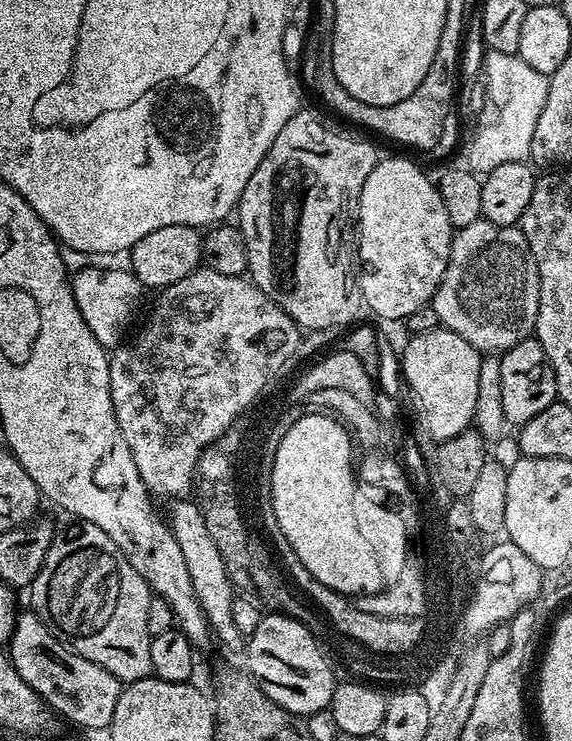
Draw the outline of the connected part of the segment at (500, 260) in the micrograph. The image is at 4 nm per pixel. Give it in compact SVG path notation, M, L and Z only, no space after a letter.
M483 218L459 229L453 235L448 265L444 277L440 279L440 287L436 290L434 300L438 305L441 325L466 338L466 342L476 345L476 351L481 354L507 350L518 342L529 339L536 331L540 305L540 275L534 262L534 254L530 254L526 234L518 226L499 228Z

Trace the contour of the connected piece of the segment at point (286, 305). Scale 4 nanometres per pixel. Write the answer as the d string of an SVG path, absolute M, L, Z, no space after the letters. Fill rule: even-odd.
M299 112L286 126L282 134L274 138L268 155L260 164L260 172L268 175L268 184L276 188L284 180L284 172L280 168L308 168L308 181L300 192L300 204L304 213L296 220L296 258L292 264L296 270L296 288L290 294L278 294L274 297L277 304L288 316L297 321L299 327L308 328L340 328L343 324L351 325L356 315L362 312L362 297L357 273L352 272L354 264L354 213L360 207L362 186L366 186L366 178L370 178L370 170L378 162L376 148L368 140L355 140L352 136L343 136L340 132L328 128L324 120L317 123L312 116L301 116Z

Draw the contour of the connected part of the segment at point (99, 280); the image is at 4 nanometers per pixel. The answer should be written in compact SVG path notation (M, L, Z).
M89 266L75 273L70 280L74 302L94 338L106 350L117 348L125 339L124 331L132 320L132 311L140 300L142 286L130 270L120 268L95 268Z

